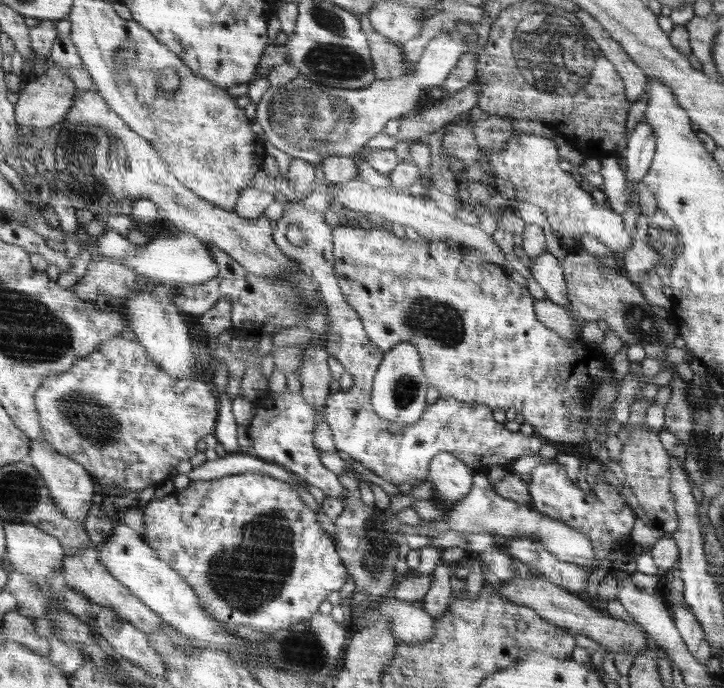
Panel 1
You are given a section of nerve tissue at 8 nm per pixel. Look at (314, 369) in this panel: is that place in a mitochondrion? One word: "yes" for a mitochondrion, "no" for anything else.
no

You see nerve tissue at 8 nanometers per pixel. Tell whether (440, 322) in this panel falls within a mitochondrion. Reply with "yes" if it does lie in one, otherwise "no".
yes

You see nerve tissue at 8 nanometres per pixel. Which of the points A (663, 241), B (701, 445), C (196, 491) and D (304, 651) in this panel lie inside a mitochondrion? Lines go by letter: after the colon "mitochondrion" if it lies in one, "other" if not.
A: mitochondrion
B: mitochondrion
C: other
D: mitochondrion

